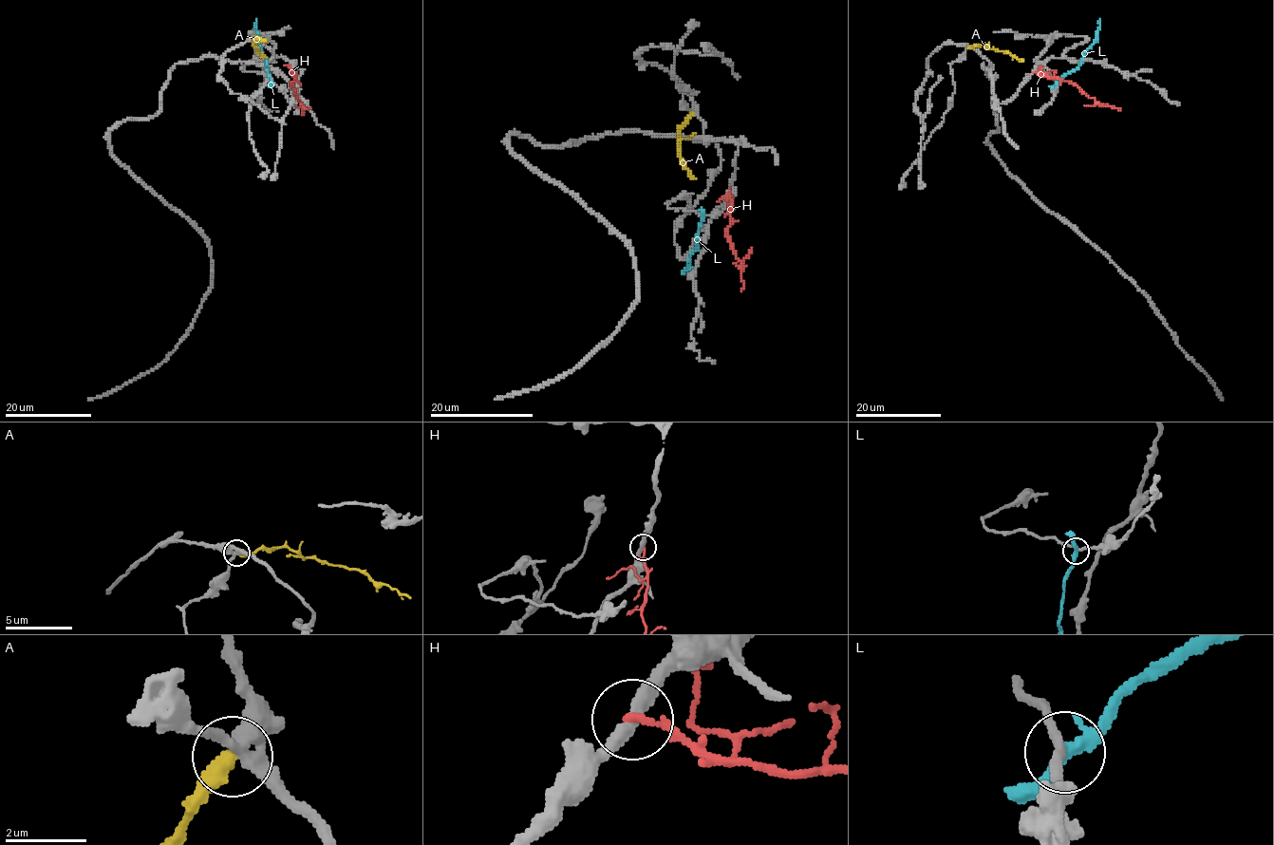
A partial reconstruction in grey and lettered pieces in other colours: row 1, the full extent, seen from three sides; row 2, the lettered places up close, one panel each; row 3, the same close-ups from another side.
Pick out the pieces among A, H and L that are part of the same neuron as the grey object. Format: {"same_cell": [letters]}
{"same_cell": []}

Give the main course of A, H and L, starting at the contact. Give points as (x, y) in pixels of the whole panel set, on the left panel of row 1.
A: (265, 39), (253, 38), (253, 45), (266, 58)
H: (295, 70), (291, 84), (304, 113), (301, 113)
L: (271, 83), (256, 28), (257, 19)

